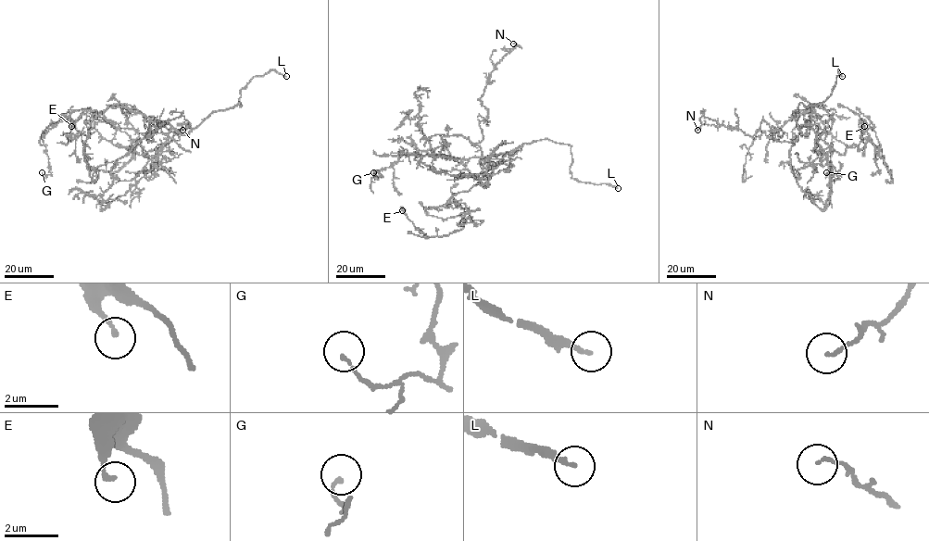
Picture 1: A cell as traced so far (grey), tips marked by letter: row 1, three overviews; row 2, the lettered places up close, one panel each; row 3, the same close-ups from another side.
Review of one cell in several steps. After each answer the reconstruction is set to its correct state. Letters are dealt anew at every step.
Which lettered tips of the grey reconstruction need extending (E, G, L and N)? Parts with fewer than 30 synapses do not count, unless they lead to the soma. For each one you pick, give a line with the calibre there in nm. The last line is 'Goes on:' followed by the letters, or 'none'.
L: 170 nm
Goes on: L

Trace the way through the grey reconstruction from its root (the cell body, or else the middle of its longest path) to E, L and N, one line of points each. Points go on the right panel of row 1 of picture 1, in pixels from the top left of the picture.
E: (820, 144), (843, 155), (847, 147), (860, 150), (870, 141), (890, 173), (876, 133), (863, 122), (864, 126)
L: (820, 144), (812, 129), (802, 133), (797, 128), (793, 112), (800, 103), (822, 103), (838, 70), (842, 76)
N: (820, 144), (808, 126), (810, 120), (789, 142), (778, 141), (764, 120), (753, 137), (704, 116), (697, 130)

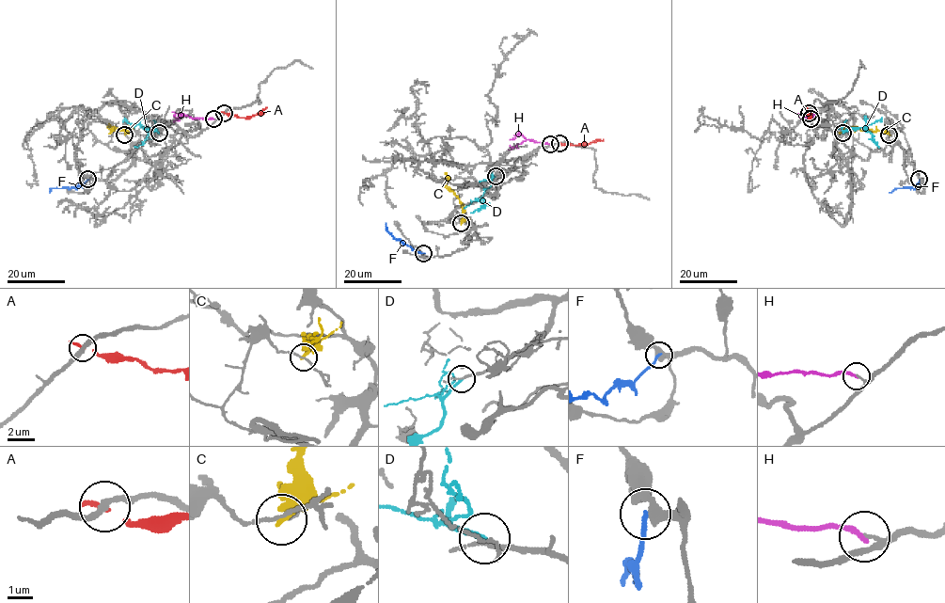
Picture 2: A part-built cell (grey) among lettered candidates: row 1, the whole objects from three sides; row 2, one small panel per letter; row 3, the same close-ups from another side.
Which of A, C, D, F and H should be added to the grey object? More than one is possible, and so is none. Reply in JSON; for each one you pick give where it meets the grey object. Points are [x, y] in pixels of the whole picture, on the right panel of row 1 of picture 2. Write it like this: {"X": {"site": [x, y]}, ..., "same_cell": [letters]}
{"D": {"site": [842, 133]}, "same_cell": ["D"]}

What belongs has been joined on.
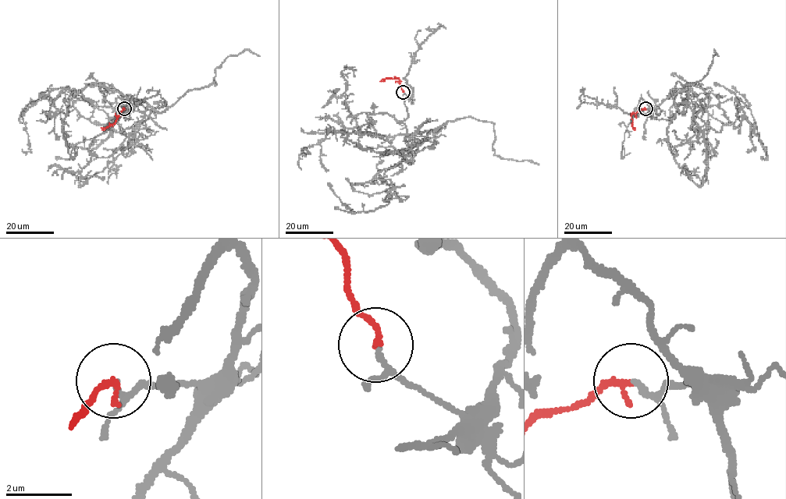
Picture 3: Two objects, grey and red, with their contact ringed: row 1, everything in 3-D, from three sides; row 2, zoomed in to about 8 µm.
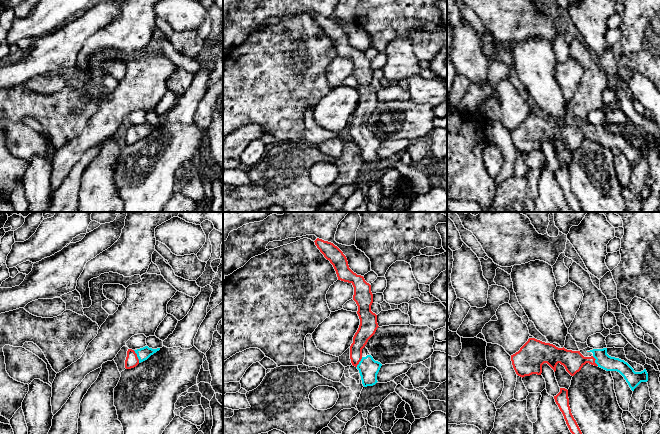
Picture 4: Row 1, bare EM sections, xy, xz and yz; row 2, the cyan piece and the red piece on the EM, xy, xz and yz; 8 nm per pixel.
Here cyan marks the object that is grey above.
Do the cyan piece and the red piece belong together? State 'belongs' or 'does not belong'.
belongs

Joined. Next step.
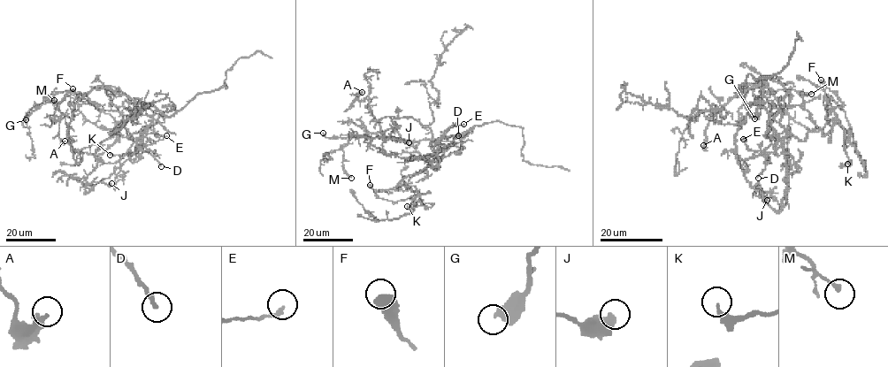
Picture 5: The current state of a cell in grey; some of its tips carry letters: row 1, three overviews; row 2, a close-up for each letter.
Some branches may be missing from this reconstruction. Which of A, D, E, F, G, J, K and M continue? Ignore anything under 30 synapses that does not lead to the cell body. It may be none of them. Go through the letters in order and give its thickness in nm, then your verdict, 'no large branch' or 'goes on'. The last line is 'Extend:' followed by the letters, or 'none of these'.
A: calibre 260 nm; no large branch
D: calibre 200 nm; no large branch
E: calibre 200 nm; no large branch
F: calibre 500 nm; no large branch
G: calibre 400 nm; no large branch
J: calibre 480 nm; no large branch
K: calibre 240 nm; no large branch
M: calibre 160 nm; no large branch
Extend: none of these

